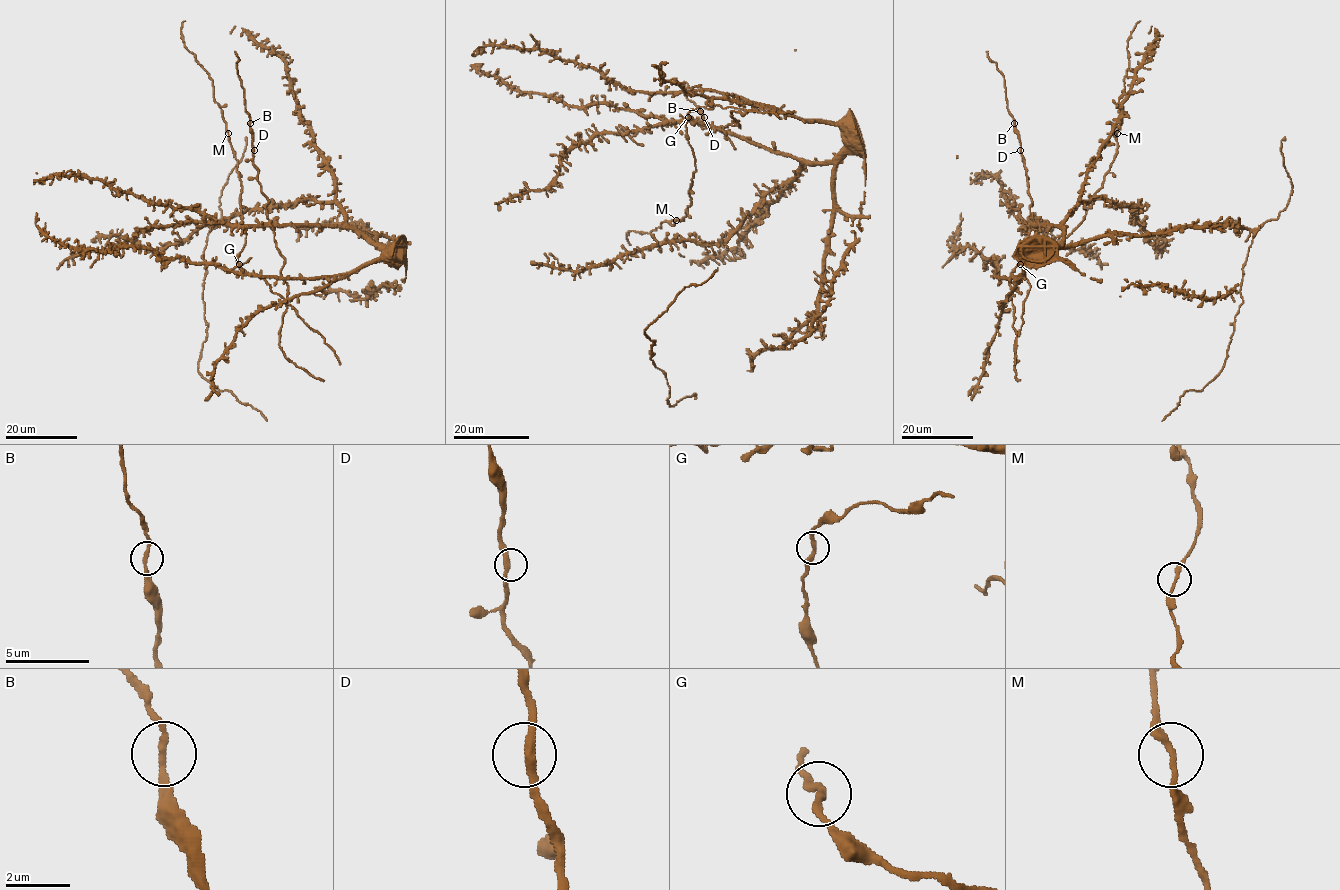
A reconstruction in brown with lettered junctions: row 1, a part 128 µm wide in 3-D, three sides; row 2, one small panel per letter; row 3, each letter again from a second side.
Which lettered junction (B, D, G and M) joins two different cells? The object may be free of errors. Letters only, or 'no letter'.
no letter

